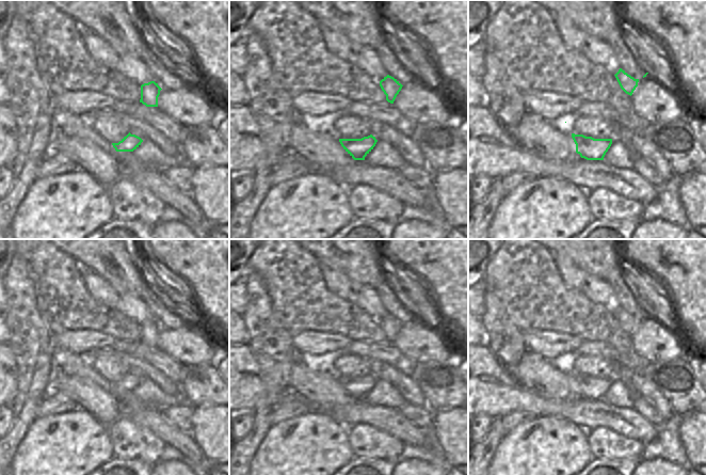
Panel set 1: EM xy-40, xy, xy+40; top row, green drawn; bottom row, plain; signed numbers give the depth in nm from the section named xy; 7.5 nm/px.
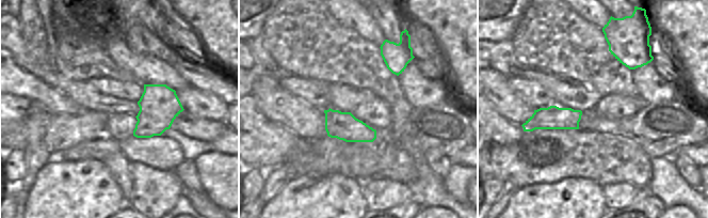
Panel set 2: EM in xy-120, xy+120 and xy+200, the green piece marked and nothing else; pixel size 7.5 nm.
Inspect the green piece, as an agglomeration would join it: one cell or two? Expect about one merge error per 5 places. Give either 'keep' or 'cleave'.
keep

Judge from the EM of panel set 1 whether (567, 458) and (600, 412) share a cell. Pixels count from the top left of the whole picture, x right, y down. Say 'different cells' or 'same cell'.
different cells

